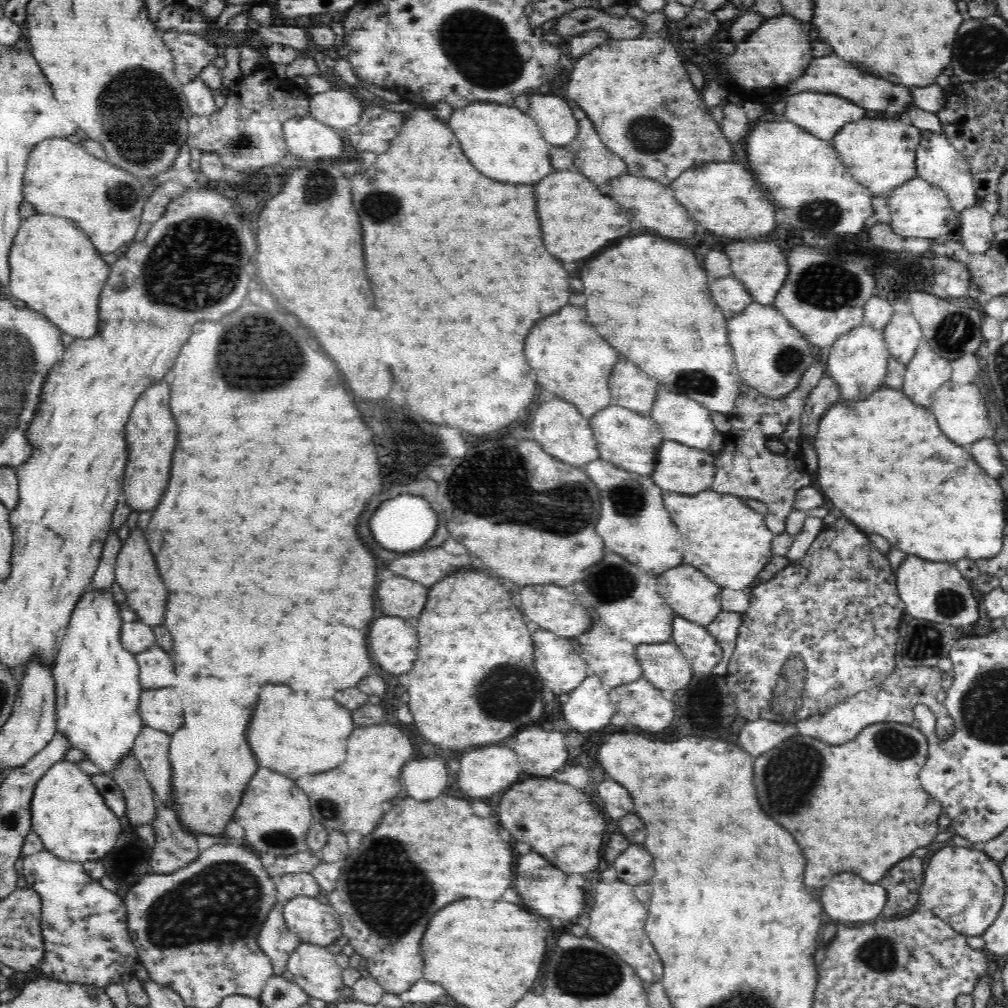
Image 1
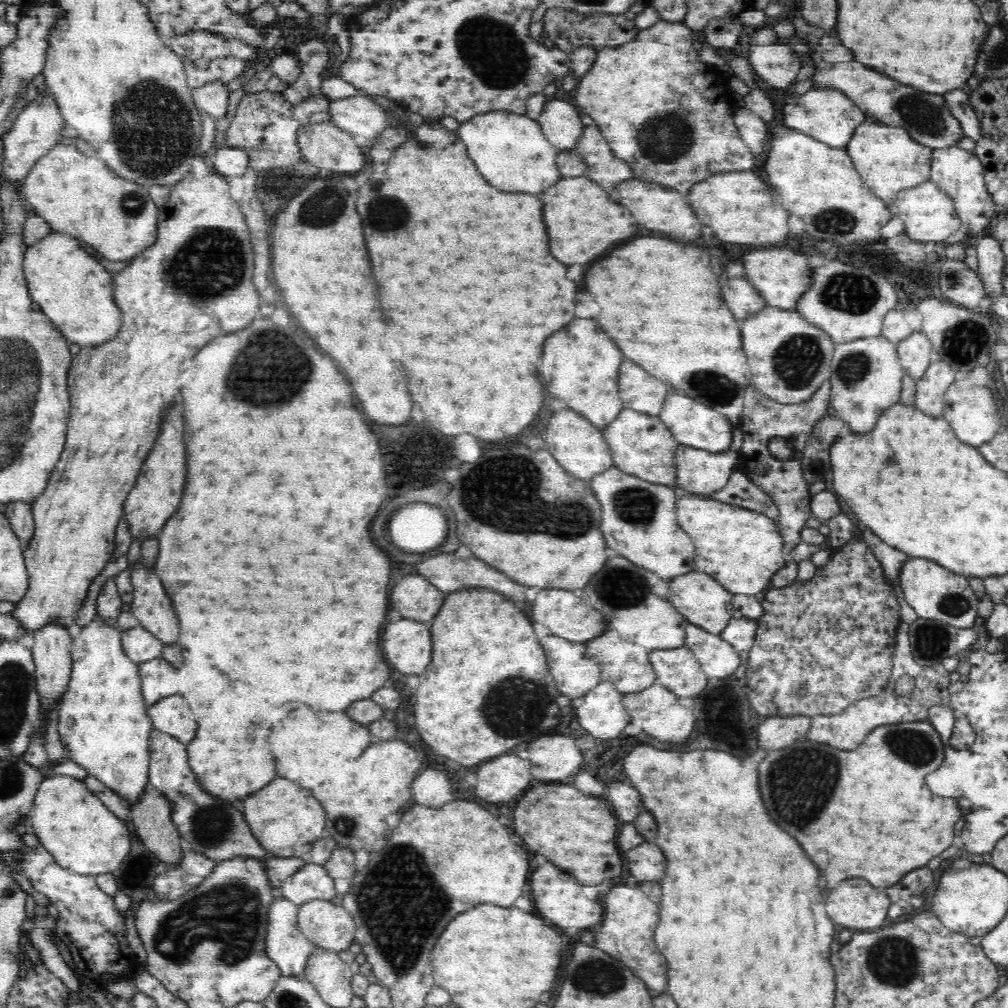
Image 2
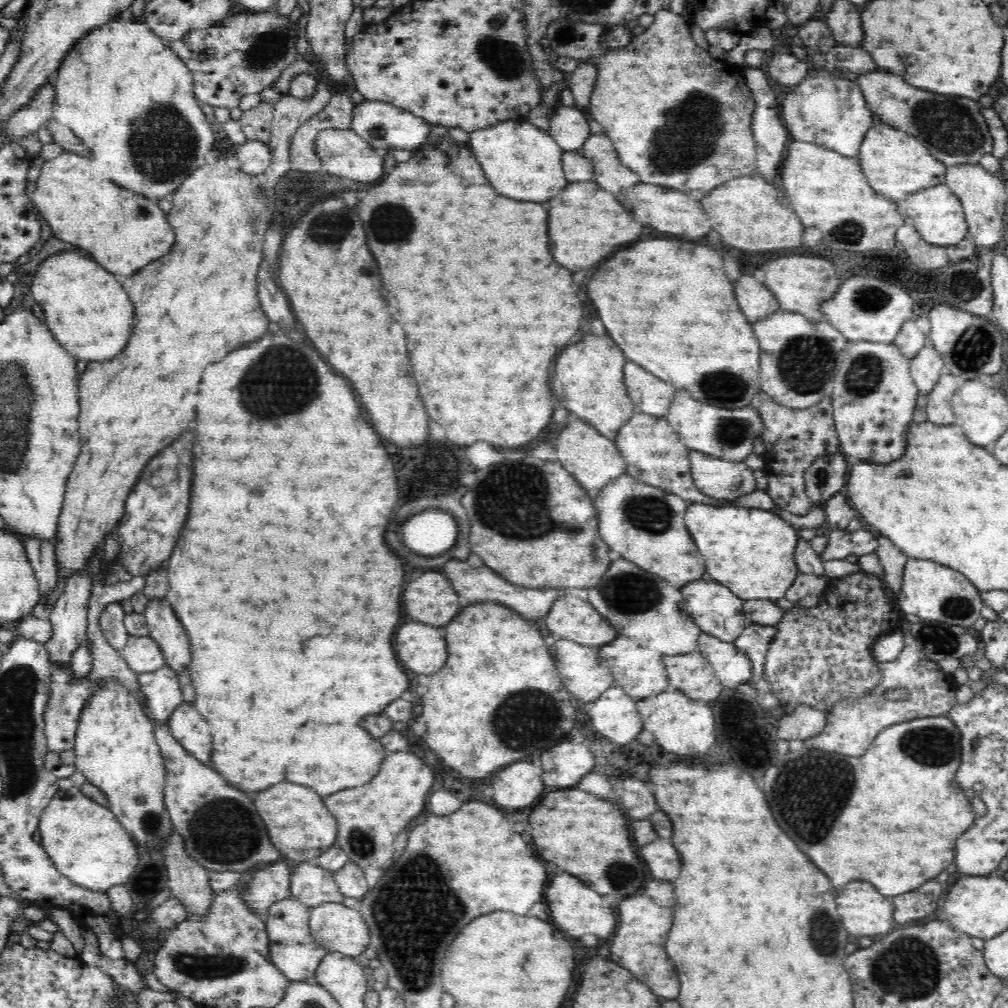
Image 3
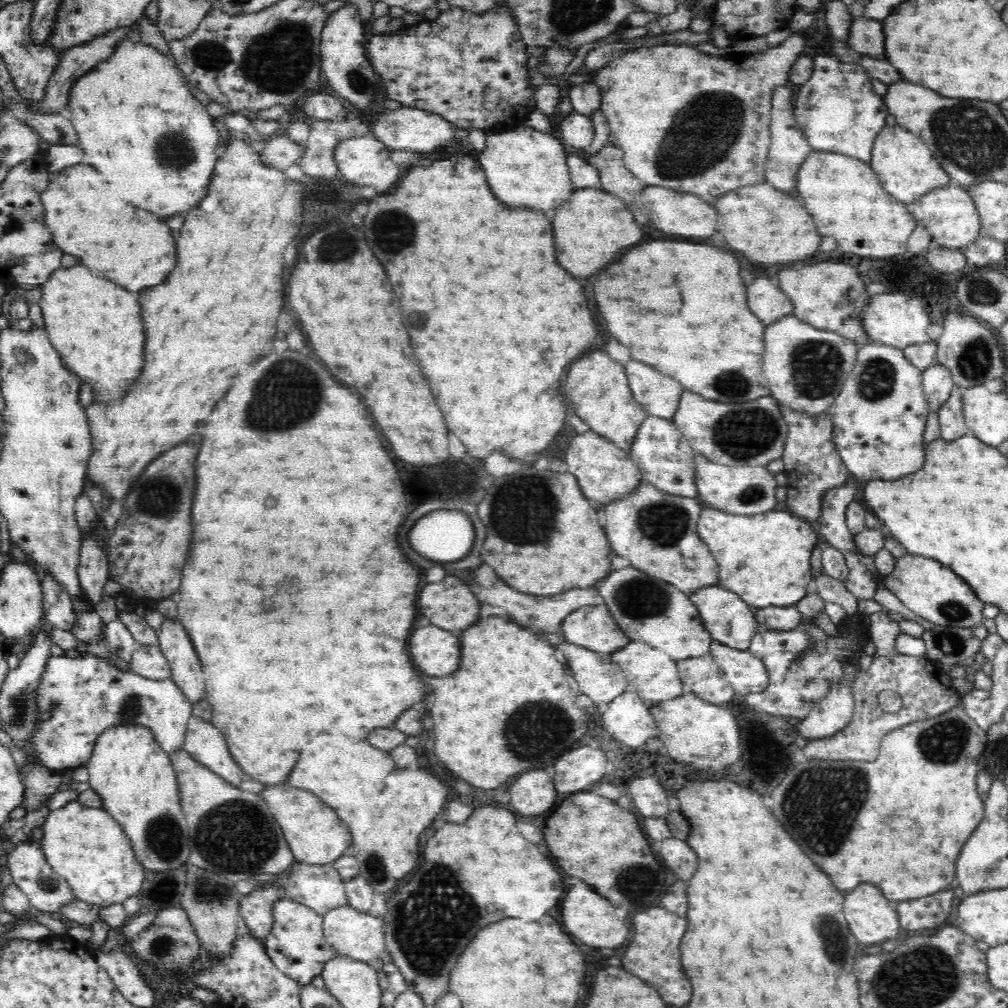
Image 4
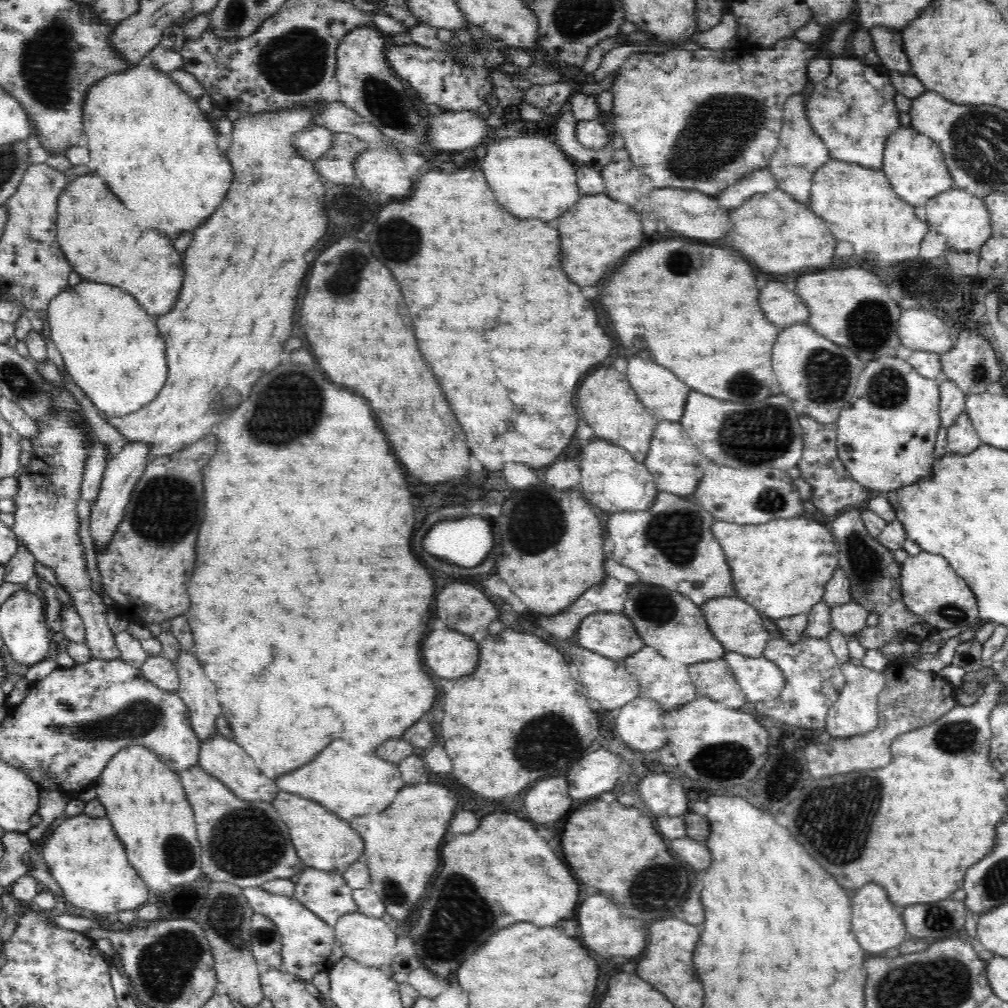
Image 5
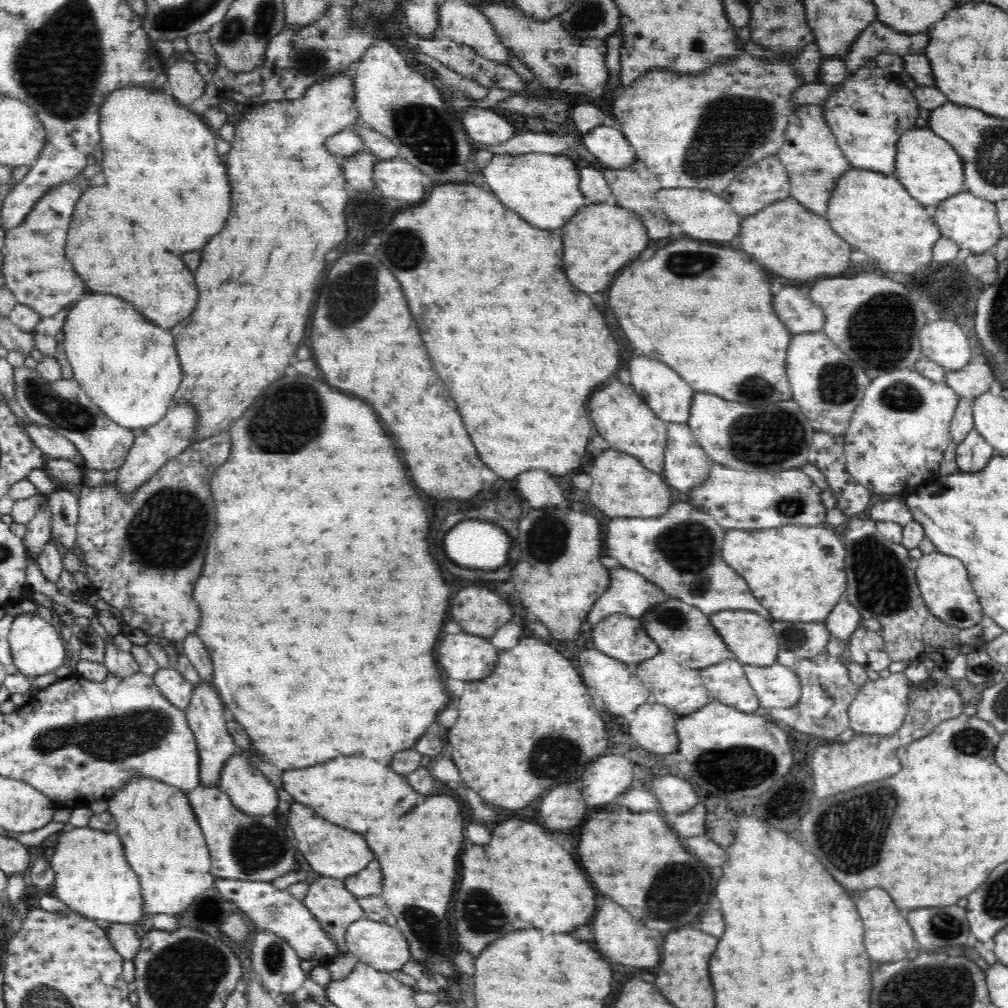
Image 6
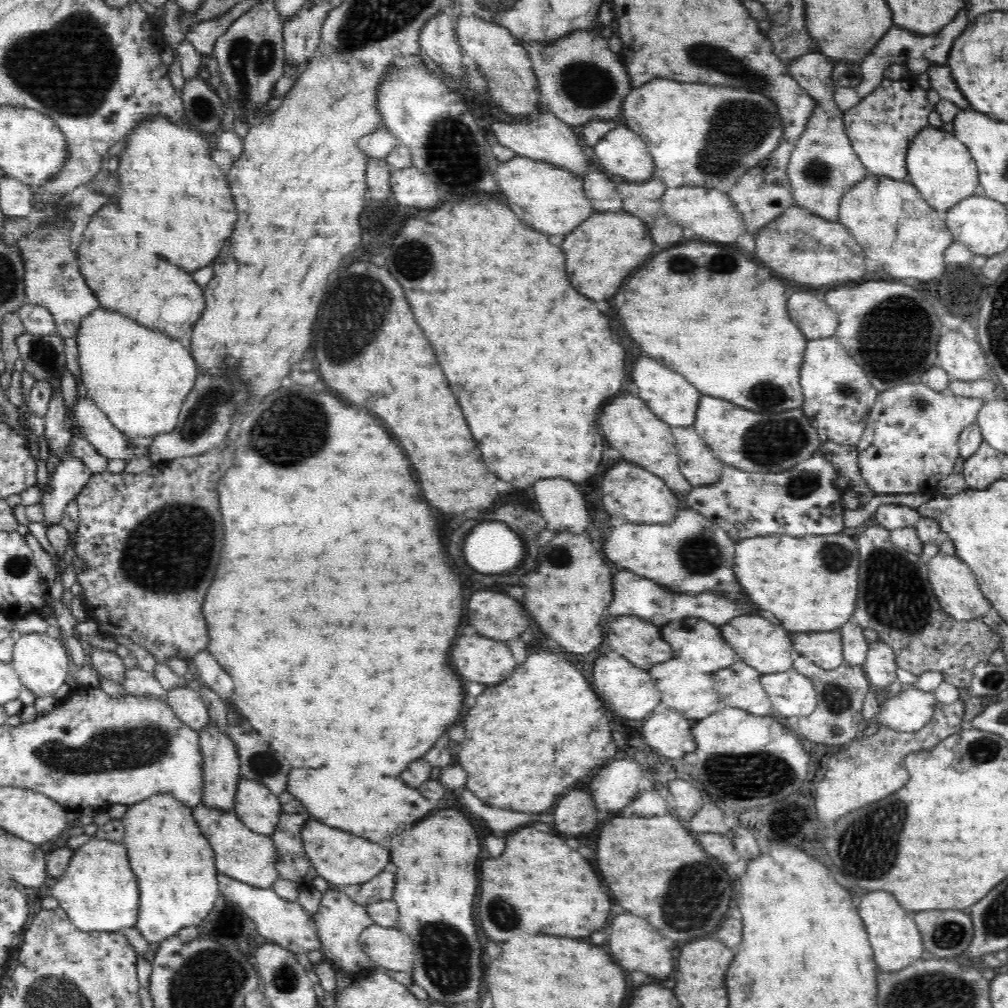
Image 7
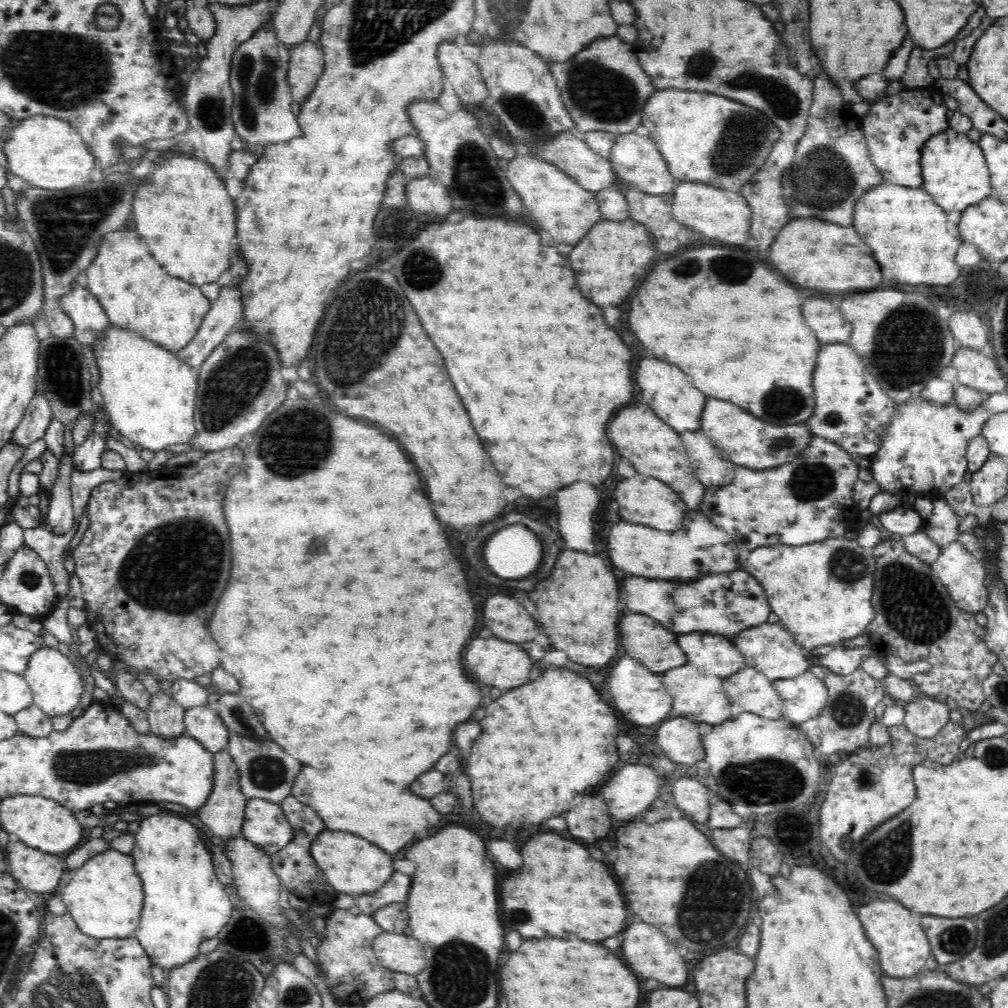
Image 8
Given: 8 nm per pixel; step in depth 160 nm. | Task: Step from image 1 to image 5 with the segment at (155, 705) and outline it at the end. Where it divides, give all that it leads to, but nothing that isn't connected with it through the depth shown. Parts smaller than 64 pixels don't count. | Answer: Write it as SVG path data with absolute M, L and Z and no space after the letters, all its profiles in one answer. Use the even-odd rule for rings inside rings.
M221 734L208 737L206 741L199 743L198 754L198 764L214 778L222 781L242 800L262 800L272 803L274 796L278 794L279 788L275 780L262 776L262 772L258 772L258 766L254 764L254 760L250 760L250 756L246 756L246 752L242 752L238 743L226 739Z

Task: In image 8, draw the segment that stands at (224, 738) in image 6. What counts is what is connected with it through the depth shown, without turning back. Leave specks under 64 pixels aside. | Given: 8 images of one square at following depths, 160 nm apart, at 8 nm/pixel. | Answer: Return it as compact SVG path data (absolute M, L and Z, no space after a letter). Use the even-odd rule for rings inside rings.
M228 749L212 753L211 758L214 759L214 788L211 789L206 804L197 810L198 824L212 832L214 836L226 840L226 836L238 836L242 833L243 813L247 798L241 791L238 769Z

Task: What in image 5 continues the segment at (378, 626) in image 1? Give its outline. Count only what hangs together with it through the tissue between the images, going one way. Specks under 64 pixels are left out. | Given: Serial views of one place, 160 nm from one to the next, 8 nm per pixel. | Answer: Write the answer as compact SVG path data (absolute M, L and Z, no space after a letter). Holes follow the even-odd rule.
M434 630L422 644L426 666L440 678L458 678L474 672L479 661L478 643L454 630Z

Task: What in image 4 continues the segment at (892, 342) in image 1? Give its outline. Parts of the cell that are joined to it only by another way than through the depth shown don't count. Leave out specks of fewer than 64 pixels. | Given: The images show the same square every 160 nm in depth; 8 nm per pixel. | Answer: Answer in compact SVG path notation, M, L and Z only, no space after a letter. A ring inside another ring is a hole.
M935 362L922 371L922 388L929 407L938 413L938 408L950 399L954 388L951 372L945 366Z

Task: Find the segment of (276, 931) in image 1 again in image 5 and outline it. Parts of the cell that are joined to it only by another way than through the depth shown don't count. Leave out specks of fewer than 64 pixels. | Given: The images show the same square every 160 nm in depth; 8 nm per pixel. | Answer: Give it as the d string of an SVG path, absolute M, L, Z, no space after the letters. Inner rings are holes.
M242 885L242 894L254 912L271 920L278 929L282 941L282 971L311 982L316 973L328 973L344 956L343 950L334 938L334 928L318 918L294 897L270 894L258 885Z

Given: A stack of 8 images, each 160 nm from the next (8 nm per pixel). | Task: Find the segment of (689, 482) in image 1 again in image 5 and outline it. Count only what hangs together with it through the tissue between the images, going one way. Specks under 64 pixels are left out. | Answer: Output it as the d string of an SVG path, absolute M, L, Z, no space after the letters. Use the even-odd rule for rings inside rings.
M707 461L693 494L694 501L710 512L715 520L733 521L734 524L766 524L776 518L794 518L804 514L803 500L792 477L777 468L738 469Z

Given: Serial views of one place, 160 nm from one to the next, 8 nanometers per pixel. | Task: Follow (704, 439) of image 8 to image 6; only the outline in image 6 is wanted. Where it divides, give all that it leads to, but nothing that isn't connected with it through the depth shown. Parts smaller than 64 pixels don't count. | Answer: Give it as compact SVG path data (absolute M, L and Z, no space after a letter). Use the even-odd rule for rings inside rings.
M668 423L662 478L672 490L688 494L706 480L714 463L696 442L687 423Z

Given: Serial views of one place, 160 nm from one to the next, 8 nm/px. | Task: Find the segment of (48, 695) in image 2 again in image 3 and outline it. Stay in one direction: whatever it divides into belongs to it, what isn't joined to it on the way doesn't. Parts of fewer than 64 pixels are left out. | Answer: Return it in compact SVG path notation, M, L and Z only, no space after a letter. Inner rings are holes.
M90 570L83 572L81 575L70 575L66 579L64 593L56 600L49 617L52 626L51 640L46 641L44 647L49 653L49 660L52 666L70 666L73 653L86 640L87 634L87 617L90 603L90 593L92 591L92 577Z

